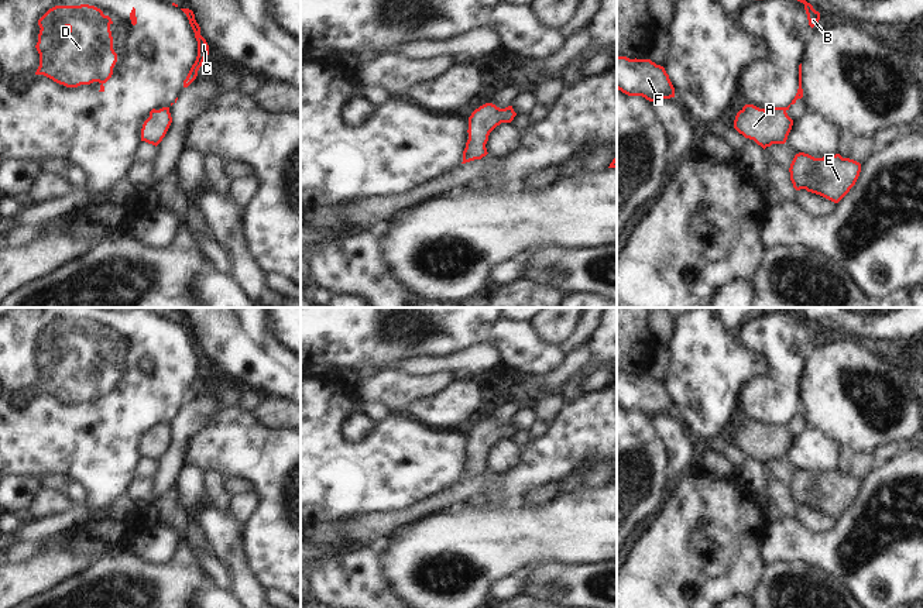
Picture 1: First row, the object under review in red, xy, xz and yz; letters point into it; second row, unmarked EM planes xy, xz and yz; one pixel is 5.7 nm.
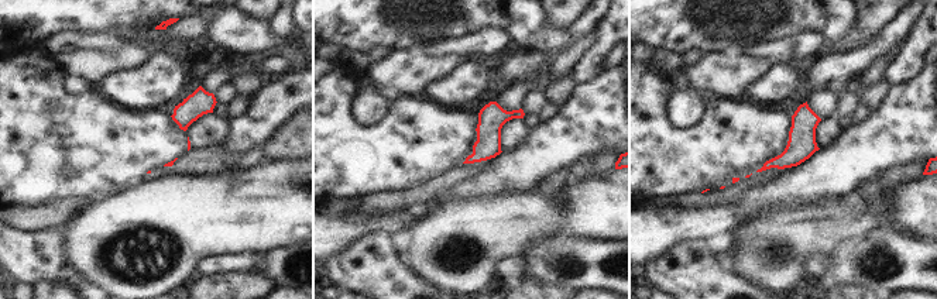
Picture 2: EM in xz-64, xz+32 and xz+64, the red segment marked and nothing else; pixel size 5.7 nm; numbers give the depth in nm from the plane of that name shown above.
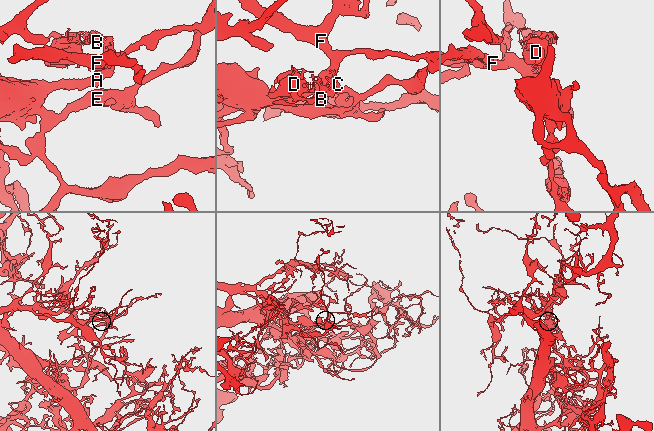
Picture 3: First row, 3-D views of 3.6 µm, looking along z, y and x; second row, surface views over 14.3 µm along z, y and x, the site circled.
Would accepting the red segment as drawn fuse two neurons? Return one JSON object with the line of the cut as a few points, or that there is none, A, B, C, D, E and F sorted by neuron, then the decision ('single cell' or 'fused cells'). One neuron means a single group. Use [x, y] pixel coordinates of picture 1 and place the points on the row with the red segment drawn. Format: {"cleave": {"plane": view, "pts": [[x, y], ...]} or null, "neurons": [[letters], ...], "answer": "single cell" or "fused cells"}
{"cleave": {"plane": "xz", "pts": [[469, 137], [469, 161]]}, "neurons": [["A", "E", "F"], ["B", "C", "D"]], "answer": "fused cells"}

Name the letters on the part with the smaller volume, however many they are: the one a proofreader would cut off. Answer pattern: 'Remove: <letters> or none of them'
Remove: B, C, D.

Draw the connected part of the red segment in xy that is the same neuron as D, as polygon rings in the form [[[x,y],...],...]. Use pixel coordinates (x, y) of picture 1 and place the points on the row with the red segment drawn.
[[[55,6],[49,8],[38,20],[41,30],[35,48],[40,54],[40,66],[35,75],[44,75],[66,87],[99,82],[99,92],[104,92],[103,85],[111,78],[117,62],[110,31],[111,24],[111,18],[95,6]]]

